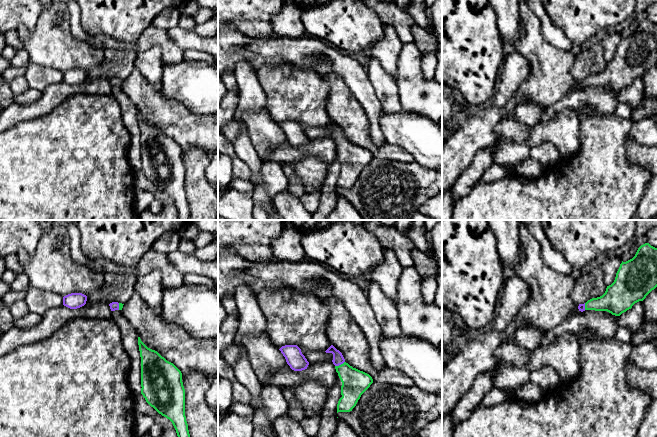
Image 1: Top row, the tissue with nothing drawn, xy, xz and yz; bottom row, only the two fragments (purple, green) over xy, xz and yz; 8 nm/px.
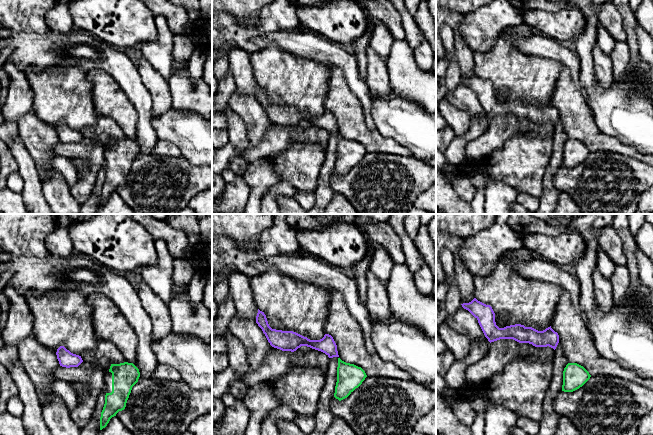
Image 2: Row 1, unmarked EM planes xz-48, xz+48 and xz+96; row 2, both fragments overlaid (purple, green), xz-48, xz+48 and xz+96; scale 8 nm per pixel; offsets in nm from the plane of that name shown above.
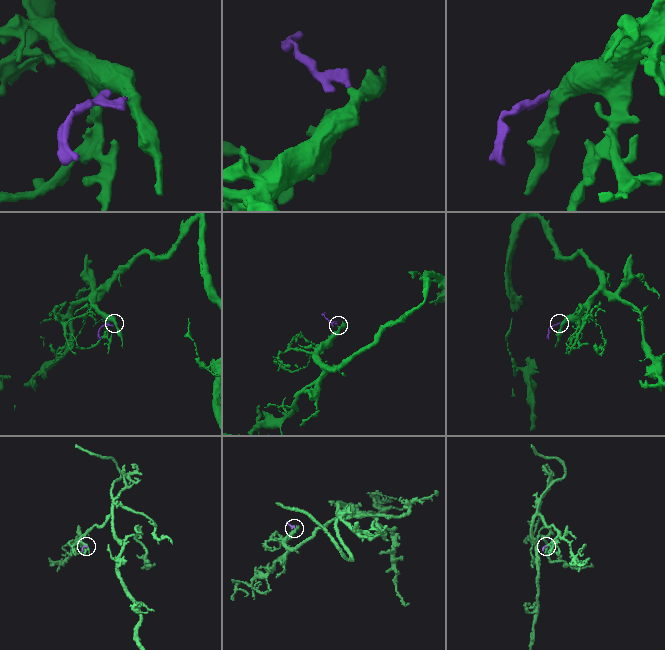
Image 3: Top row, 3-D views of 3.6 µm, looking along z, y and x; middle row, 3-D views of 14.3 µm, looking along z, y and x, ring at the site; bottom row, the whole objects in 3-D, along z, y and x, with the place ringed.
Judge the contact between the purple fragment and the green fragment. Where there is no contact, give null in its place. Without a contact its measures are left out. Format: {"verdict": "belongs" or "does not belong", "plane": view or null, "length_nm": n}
{"verdict": "belongs", "plane": "xz", "length_nm": 90}

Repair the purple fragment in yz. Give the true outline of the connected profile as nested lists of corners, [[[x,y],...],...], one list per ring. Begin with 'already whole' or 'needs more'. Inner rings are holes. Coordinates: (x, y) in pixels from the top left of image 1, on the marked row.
needs more; [[[649,243],[641,245],[635,256],[620,264],[614,282],[605,293],[579,304],[579,311],[607,311],[615,316],[643,301],[657,287],[657,248]]]

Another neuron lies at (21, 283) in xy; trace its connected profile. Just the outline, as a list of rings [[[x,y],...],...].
[[[21,272],[16,275],[15,280],[10,286],[12,290],[17,292],[27,291],[30,287],[29,279],[23,272]]]

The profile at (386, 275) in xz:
[[[387,249],[384,251],[383,263],[372,270],[370,280],[377,283],[383,293],[395,302],[402,270],[394,252]]]

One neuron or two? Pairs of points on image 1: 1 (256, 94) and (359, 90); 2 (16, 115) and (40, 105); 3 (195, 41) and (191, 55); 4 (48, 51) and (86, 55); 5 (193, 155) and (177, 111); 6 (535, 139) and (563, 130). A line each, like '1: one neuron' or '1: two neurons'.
1: two neurons
2: one neuron
3: two neurons
4: one neuron
5: two neurons
6: one neuron

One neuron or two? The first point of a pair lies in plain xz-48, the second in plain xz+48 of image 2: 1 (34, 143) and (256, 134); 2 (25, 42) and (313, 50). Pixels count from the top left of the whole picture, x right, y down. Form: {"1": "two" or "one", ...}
{"1": "one", "2": "one"}

